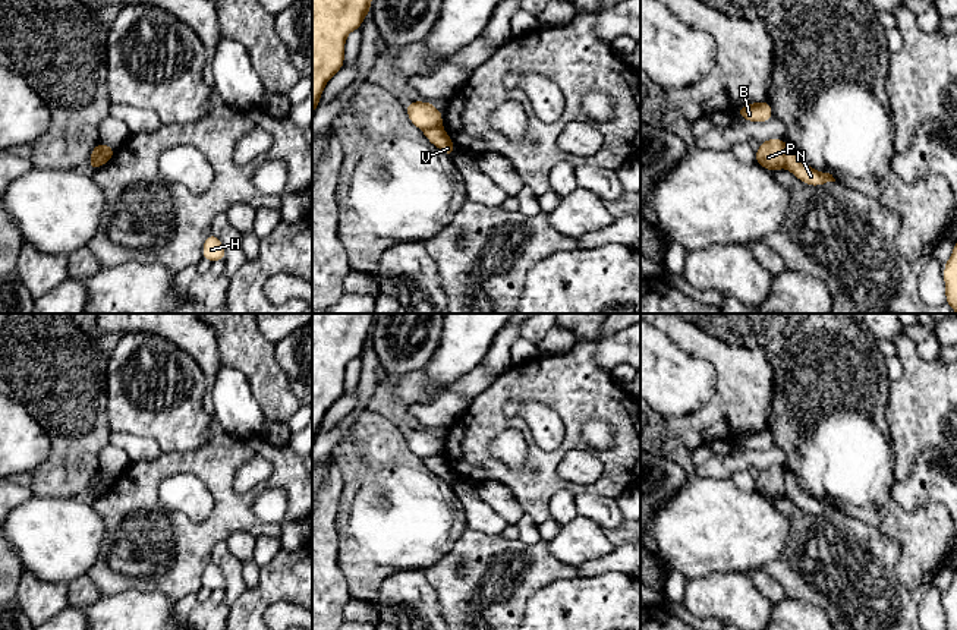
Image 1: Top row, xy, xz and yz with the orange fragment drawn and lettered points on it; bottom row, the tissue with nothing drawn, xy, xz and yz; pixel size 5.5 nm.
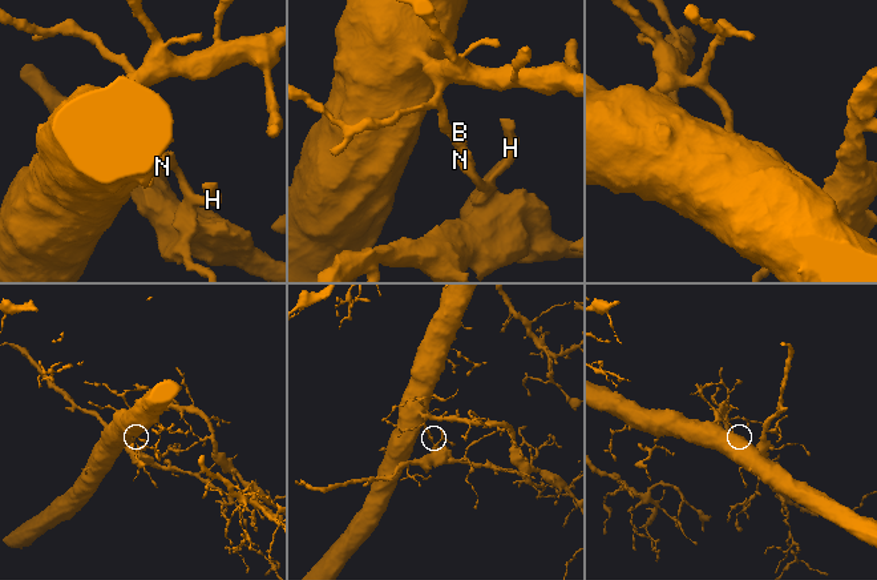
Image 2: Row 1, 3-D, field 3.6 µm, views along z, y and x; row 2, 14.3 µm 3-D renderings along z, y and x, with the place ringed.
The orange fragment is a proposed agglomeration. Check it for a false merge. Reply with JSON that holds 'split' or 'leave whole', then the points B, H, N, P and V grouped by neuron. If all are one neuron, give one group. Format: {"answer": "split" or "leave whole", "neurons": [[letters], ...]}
{"answer": "split", "neurons": [["B", "P"], ["H", "N", "V"]]}

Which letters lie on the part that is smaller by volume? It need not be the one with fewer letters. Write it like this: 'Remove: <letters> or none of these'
Remove: H, N, V

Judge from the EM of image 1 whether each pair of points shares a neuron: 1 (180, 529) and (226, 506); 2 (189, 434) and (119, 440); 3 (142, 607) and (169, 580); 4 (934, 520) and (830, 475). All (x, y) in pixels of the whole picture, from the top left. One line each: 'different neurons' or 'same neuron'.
1: same neuron
2: different neurons
3: different neurons
4: same neuron

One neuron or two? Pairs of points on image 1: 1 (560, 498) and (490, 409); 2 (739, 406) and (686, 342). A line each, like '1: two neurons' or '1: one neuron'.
1: two neurons
2: one neuron

